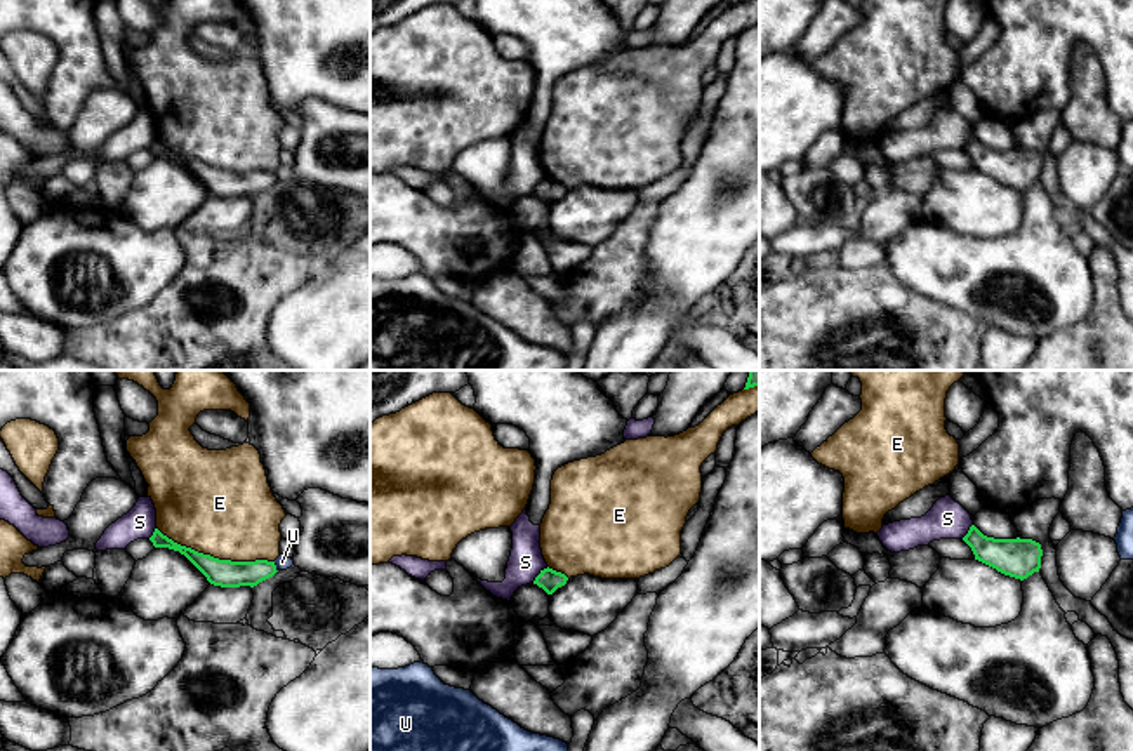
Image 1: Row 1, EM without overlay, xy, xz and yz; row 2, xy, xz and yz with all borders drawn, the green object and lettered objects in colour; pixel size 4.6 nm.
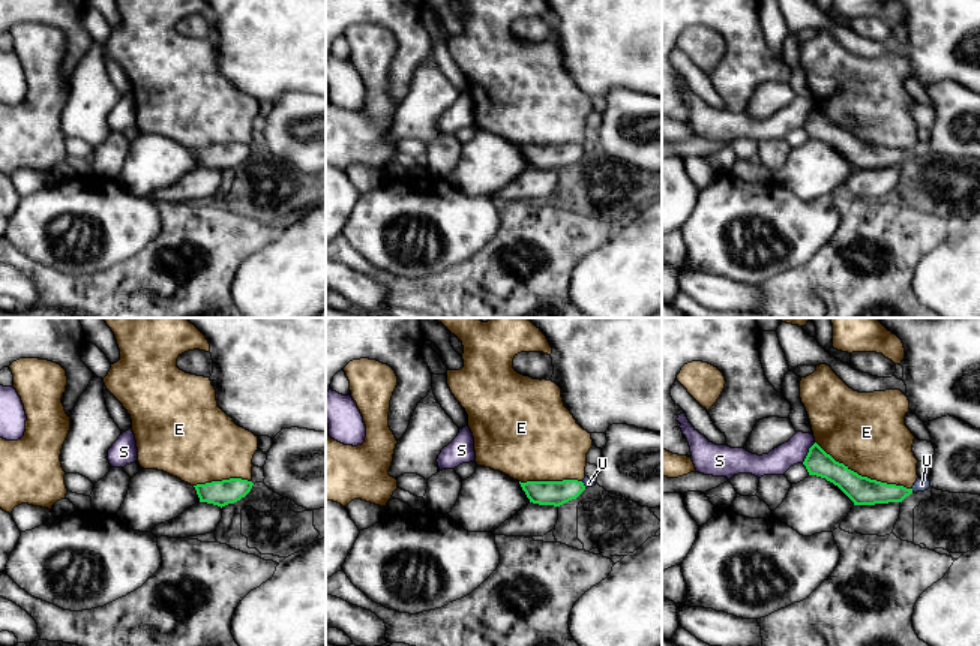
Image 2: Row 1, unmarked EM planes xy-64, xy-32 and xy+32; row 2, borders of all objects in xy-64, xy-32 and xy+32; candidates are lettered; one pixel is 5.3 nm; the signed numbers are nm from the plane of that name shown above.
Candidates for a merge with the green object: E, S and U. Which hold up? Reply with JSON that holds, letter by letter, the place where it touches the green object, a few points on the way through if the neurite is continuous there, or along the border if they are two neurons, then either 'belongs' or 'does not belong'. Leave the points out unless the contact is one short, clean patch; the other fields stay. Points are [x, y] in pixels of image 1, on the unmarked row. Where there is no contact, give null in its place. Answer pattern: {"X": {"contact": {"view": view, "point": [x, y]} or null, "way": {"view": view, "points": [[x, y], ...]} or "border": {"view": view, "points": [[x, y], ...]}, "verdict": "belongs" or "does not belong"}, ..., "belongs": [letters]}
{"E": {"contact": {"view": "xy", "point": [216, 169]}, "verdict": "does not belong"}, "S": {"contact": {"view": "xz", "point": [539, 185]}, "border": {"view": "xz", "points": [[548, 178], [532, 192]]}, "verdict": "does not belong"}, "U": {"contact": {"view": "xy", "point": [275, 178]}, "verdict": "does not belong"}, "belongs": []}

